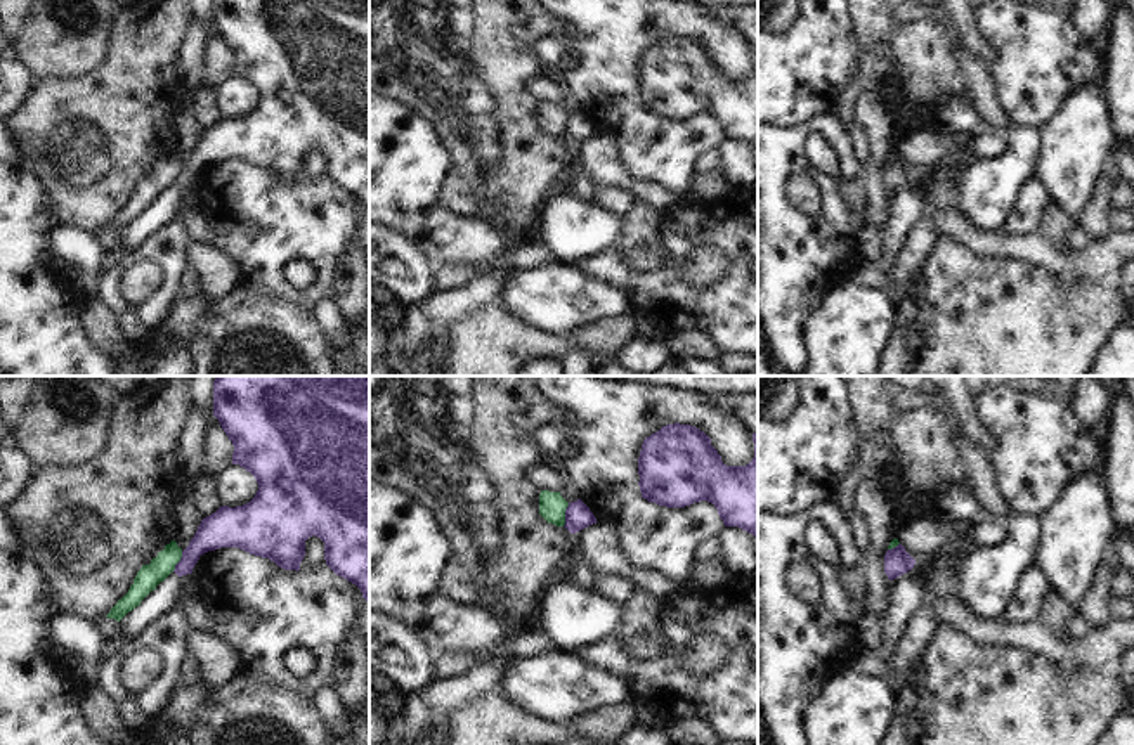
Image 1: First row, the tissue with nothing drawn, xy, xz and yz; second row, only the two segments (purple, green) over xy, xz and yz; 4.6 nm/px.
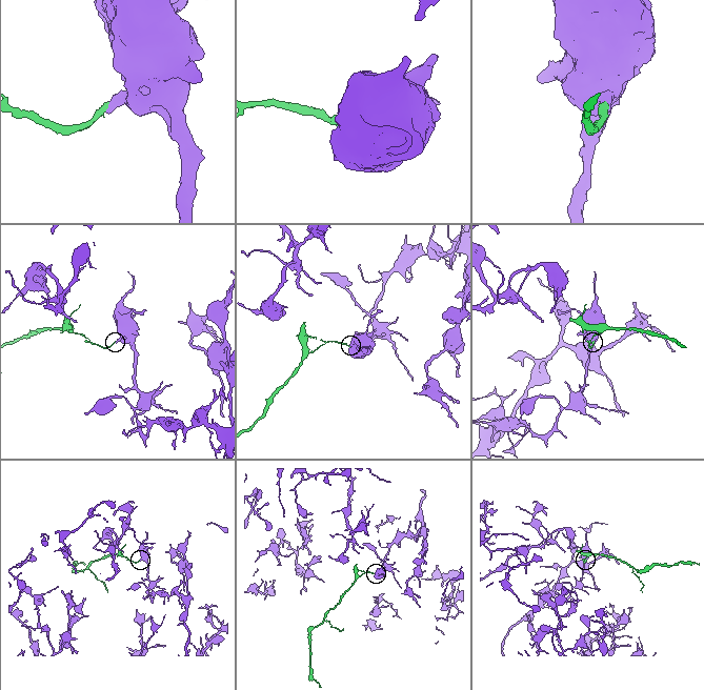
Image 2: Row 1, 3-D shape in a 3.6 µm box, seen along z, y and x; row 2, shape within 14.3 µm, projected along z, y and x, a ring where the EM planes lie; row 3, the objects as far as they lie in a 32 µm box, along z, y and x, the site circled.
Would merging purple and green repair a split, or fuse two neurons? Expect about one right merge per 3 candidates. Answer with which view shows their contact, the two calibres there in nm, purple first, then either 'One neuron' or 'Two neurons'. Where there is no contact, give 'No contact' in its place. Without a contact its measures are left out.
Touches purple in xz. Thickness 120 nm (purple) against 130 nm. Two neurons.

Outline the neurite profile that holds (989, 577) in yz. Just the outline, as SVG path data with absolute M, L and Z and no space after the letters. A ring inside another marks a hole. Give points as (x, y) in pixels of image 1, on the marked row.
M1011 513L1006 520L1006 539L994 547L973 546L959 570L959 598L983 620L999 620L1016 594L1026 567L1037 561L1037 542L1042 532L1040 516Z

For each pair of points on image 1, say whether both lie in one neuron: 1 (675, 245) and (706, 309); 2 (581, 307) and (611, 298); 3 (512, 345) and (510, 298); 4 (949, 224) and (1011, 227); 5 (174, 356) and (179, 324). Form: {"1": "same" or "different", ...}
{"1": "same", "2": "same", "3": "different", "4": "different", "5": "different"}

